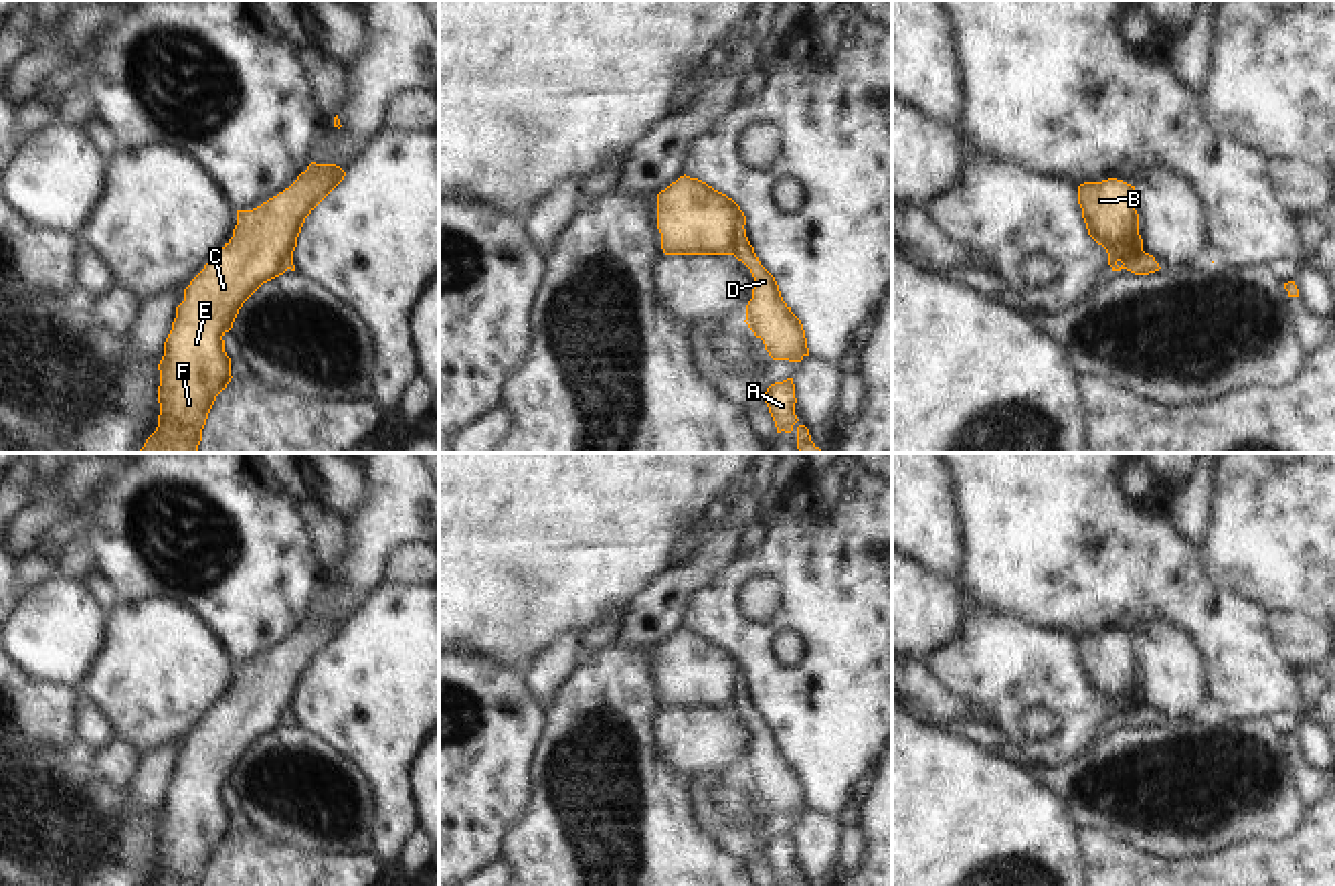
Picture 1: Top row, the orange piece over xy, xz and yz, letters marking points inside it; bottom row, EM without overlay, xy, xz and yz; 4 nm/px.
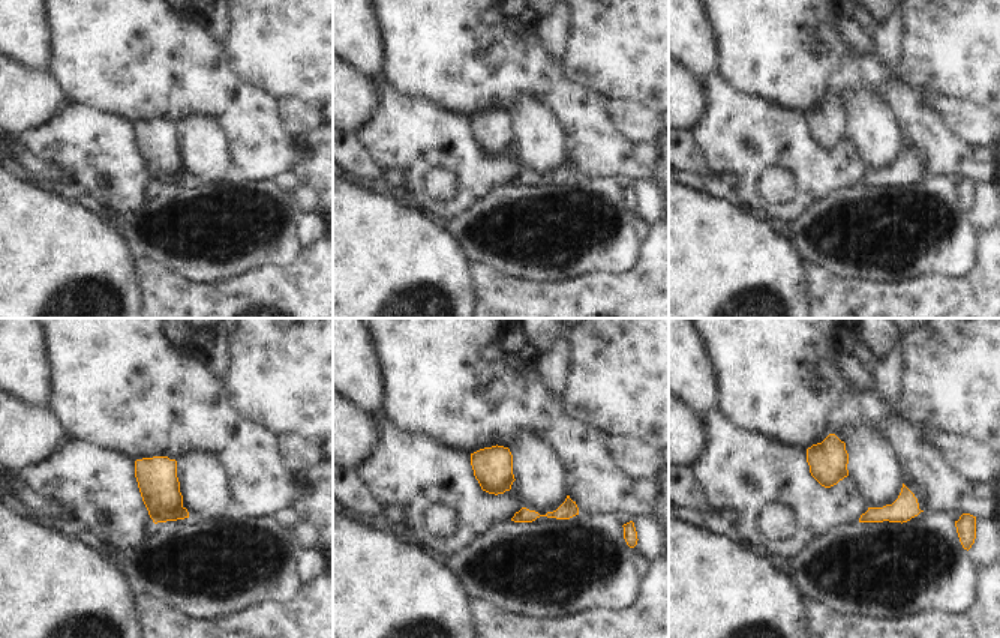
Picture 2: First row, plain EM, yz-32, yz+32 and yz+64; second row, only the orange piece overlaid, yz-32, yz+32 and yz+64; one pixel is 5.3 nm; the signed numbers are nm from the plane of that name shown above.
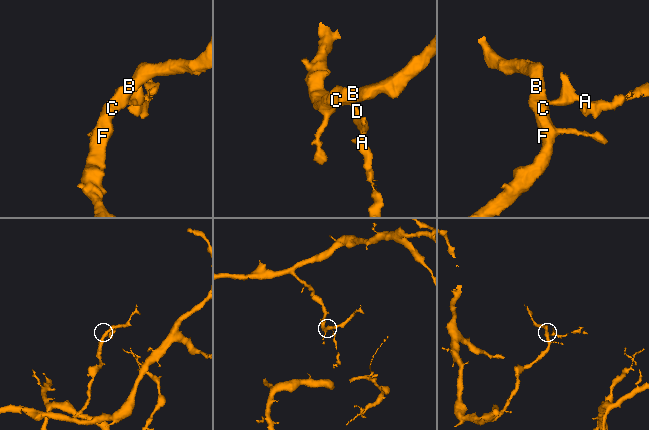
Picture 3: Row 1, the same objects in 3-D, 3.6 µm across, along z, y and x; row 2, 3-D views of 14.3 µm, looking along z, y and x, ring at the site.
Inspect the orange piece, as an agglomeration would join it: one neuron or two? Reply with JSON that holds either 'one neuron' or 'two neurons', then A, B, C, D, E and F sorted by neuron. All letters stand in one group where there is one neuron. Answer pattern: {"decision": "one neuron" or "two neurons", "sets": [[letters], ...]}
{"decision": "two neurons", "sets": [["A", "D"], ["B", "C", "E", "F"]]}

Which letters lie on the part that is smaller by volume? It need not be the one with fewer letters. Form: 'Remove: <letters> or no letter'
Remove: A, D

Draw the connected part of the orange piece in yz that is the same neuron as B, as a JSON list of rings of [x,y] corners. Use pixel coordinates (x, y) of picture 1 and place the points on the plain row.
[[[1108,631],[1078,639],[1078,657],[1088,688],[1106,702],[1112,724],[1127,722],[1127,714],[1143,704],[1135,639]]]

